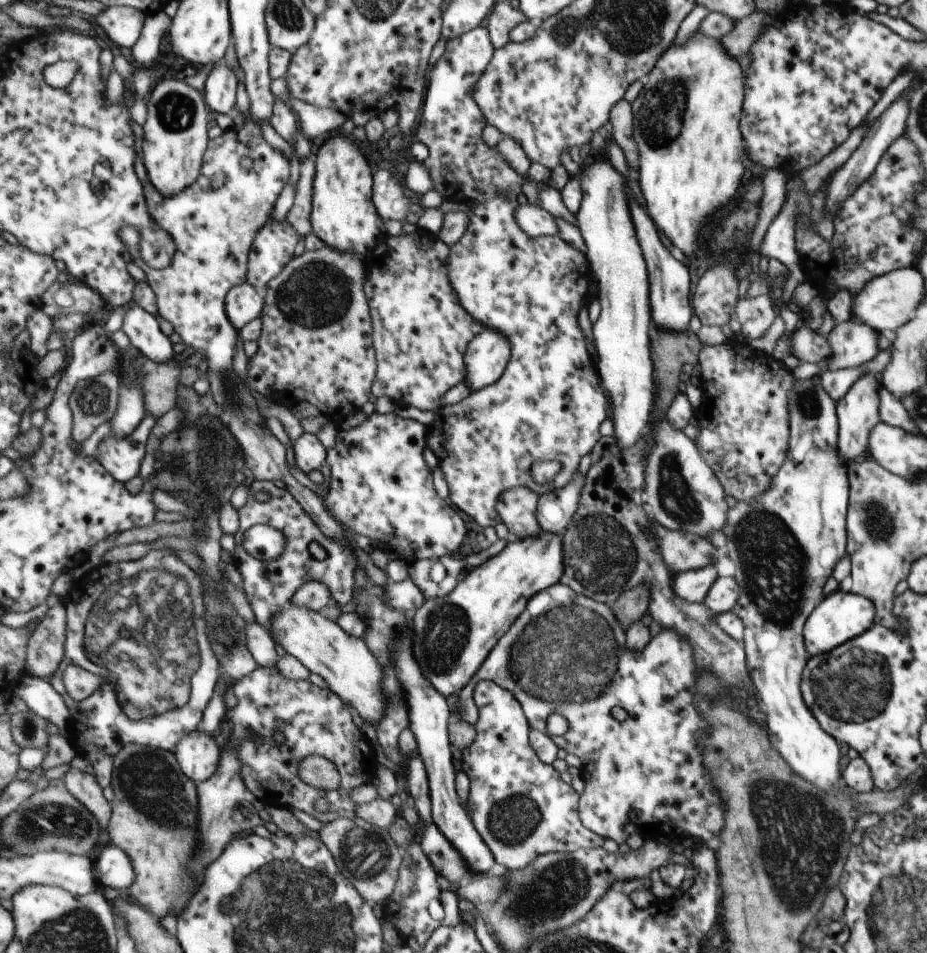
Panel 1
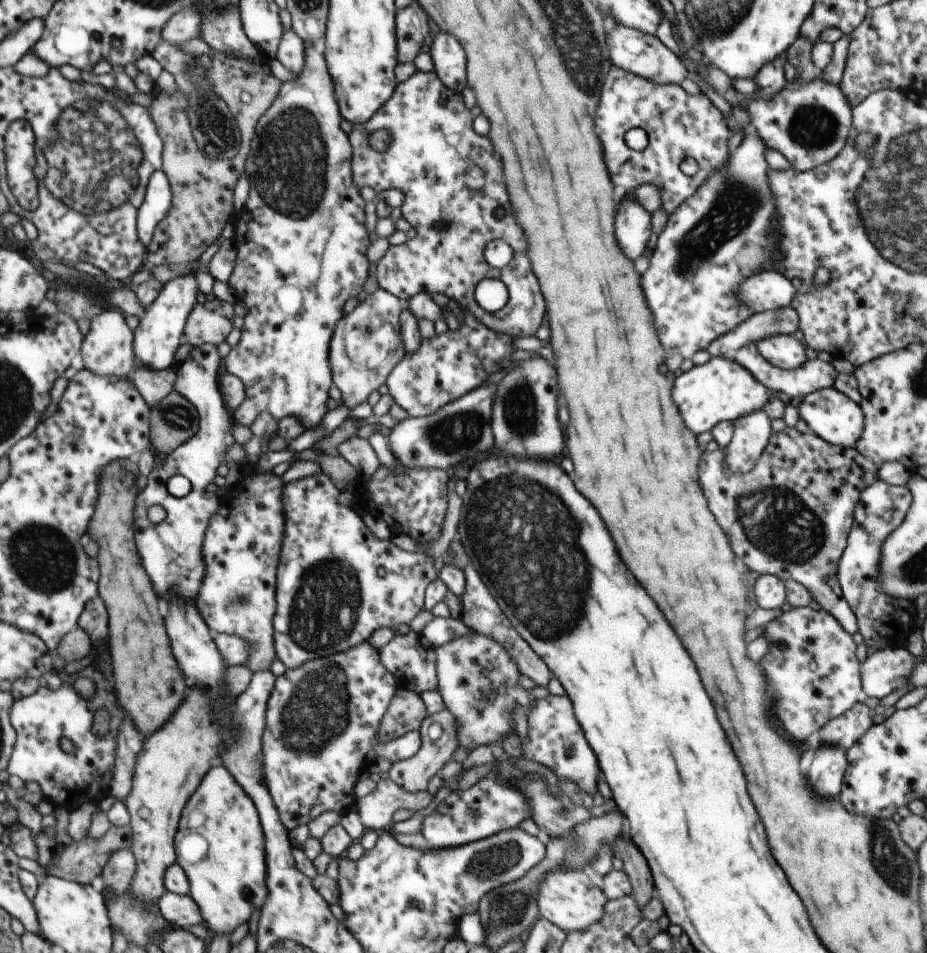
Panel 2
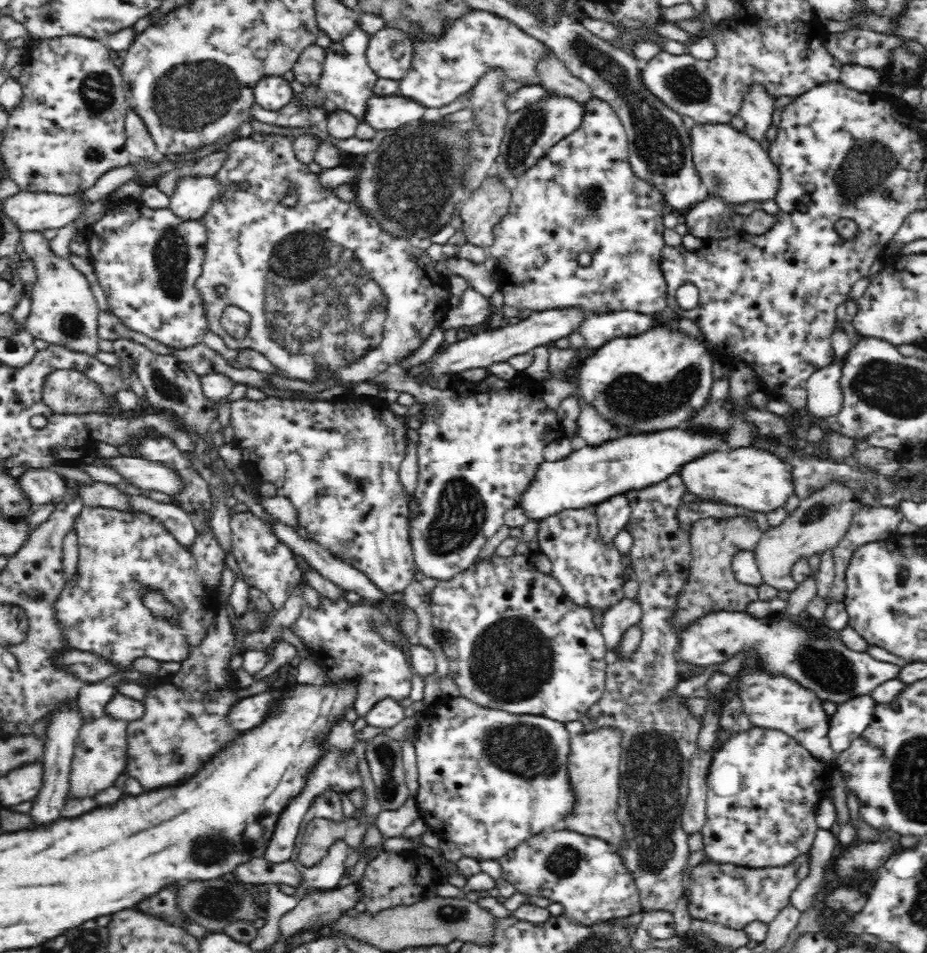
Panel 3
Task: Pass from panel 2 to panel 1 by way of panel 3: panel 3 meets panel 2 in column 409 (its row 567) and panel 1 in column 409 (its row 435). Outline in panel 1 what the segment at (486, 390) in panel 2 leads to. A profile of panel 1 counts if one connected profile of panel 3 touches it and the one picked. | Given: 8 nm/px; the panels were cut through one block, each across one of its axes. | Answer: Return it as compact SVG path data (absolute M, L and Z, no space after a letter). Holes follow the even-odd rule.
M375 412L366 418L364 423L359 425L358 428L340 431L340 440L336 449L330 450L331 455L329 458L330 464L332 465L331 469L333 470L333 476L331 489L327 495L327 506L334 516L345 524L347 527L346 531L349 535L352 535L352 533L355 532L358 533L358 536L366 536L366 538L370 538L370 540L374 540L374 542L384 544L386 548L390 548L396 556L400 556L408 565L411 565L416 561L421 561L422 559L440 558L452 555L454 550L460 548L460 544L462 544L462 540L464 540L464 536L466 536L466 528L464 528L464 522L462 522L462 518L458 516L458 512L456 512L450 504L446 504L445 499L437 493L437 489L433 484L433 470L427 468L425 461L425 438L427 435L427 428L425 425L420 424L420 422L414 419L402 418L396 413L380 414Z

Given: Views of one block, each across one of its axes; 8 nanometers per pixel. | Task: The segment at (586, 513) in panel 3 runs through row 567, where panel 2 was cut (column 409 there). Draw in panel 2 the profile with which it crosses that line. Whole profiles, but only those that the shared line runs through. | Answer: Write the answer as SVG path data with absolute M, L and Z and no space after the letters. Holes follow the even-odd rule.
M326 472L291 482L286 490L289 521L280 568L276 626L278 657L288 669L348 652L368 641L378 629L394 630L400 624L409 624L425 608L425 593L437 580L433 558L401 549L390 539L378 539L355 508L340 504L340 494L342 491Z

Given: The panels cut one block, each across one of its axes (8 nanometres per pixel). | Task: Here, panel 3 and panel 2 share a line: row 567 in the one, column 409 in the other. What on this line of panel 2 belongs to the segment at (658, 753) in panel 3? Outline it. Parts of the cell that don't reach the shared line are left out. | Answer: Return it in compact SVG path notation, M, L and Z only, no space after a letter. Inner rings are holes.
M409 631L408 634L396 634L386 646L382 646L382 663L389 669L390 674L398 680L402 688L416 691L419 695L426 691L437 690L437 651L436 647L422 633Z

